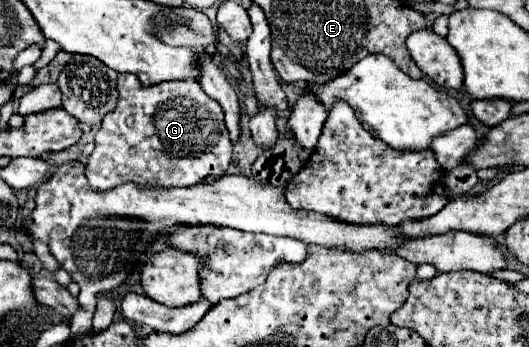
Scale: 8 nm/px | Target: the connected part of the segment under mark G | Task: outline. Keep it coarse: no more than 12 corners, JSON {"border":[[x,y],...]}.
{"border":[[119,74],[93,190],[227,172],[223,108],[197,80]]}

